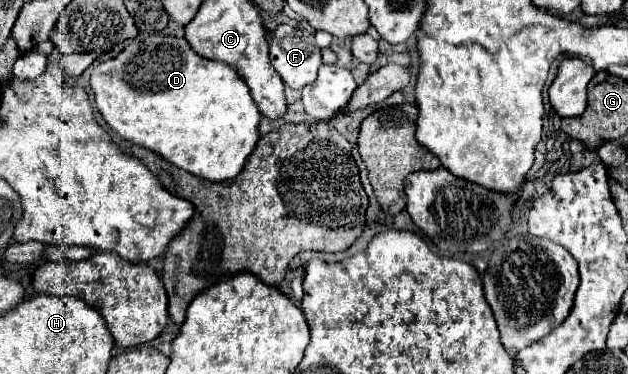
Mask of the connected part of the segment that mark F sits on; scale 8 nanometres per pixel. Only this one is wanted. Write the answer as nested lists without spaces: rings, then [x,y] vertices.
[[[282,23],[270,37],[270,61],[282,81],[292,89],[304,89],[316,79],[322,65],[320,47],[314,45],[312,33]]]

